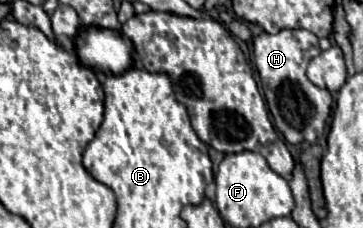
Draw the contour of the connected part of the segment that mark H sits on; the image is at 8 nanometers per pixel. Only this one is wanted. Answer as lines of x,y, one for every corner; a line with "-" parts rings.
283,29
277,35
262,32
254,37
251,35
251,39
253,63
267,97
269,111
275,119
275,127
291,145
315,143
317,137
325,131
333,103
331,93
313,85
305,75
309,61
321,53
317,37
303,29

